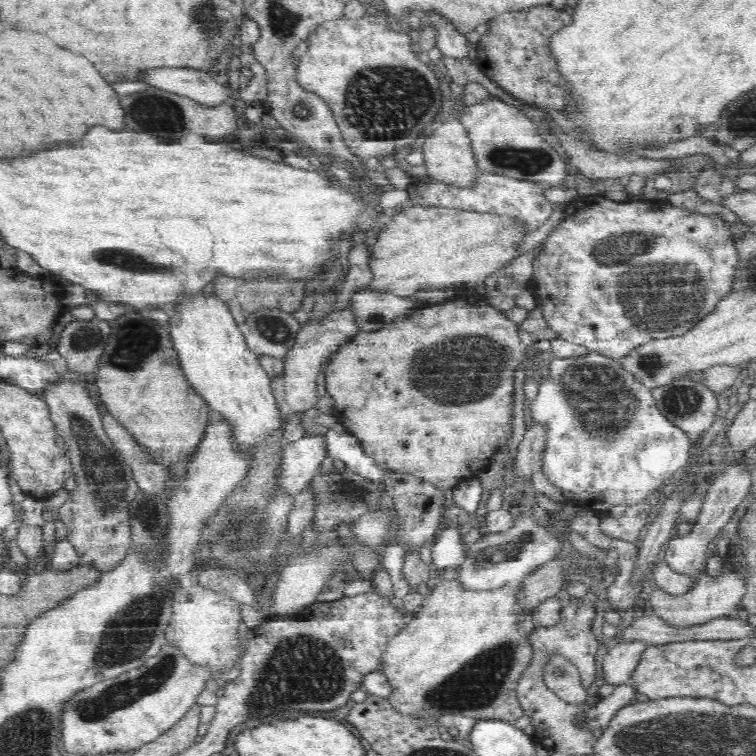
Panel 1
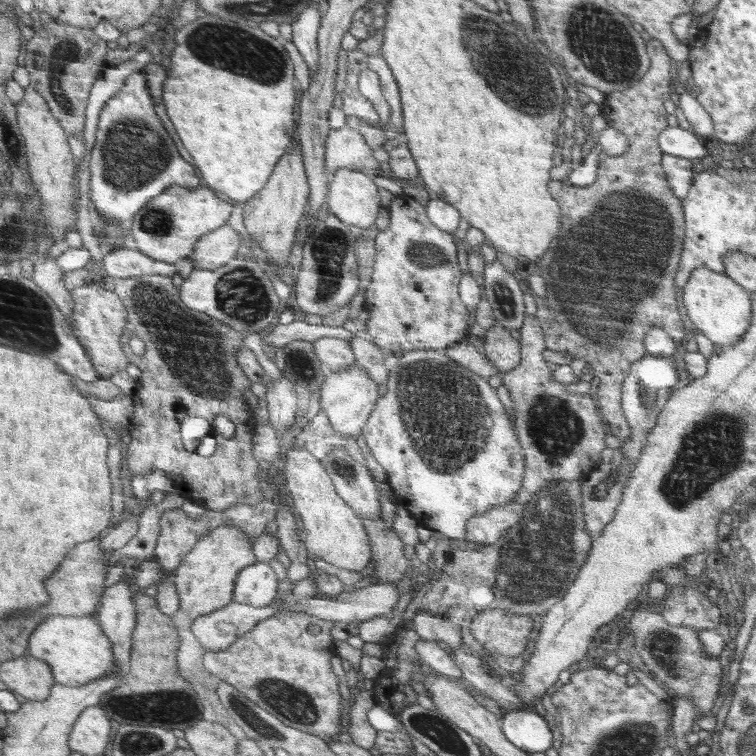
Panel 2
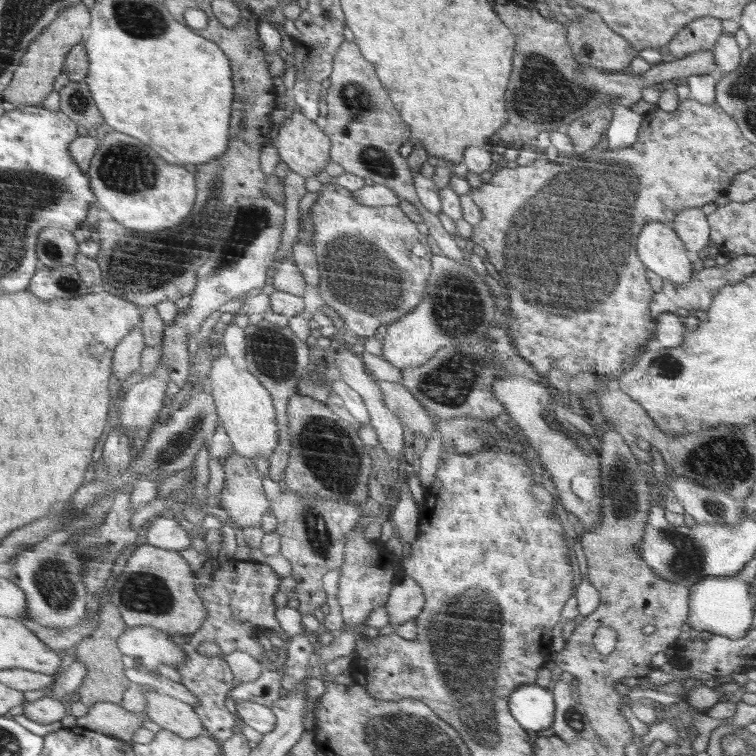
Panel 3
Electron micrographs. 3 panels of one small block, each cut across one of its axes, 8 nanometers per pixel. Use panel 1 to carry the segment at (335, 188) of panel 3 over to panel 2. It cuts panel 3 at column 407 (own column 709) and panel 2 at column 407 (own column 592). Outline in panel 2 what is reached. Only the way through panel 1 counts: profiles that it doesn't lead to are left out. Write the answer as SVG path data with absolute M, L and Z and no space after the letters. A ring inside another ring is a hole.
M405 192L393 197L389 207L387 207L387 211L390 215L390 223L384 231L379 231L377 234L375 245L376 261L374 261L373 264L371 283L364 293L365 310L370 316L365 322L367 328L364 331L364 335L382 352L387 354L396 353L396 351L404 354L409 351L429 349L444 351L464 339L464 336L466 336L466 326L468 326L468 310L466 310L458 292L458 283L462 272L460 272L458 262L456 262L456 246L454 246L454 240L452 240L449 232L443 231L440 227L436 226L430 218L426 218L427 212L424 212L424 206L418 204L418 201L416 201L414 197L406 195Z

